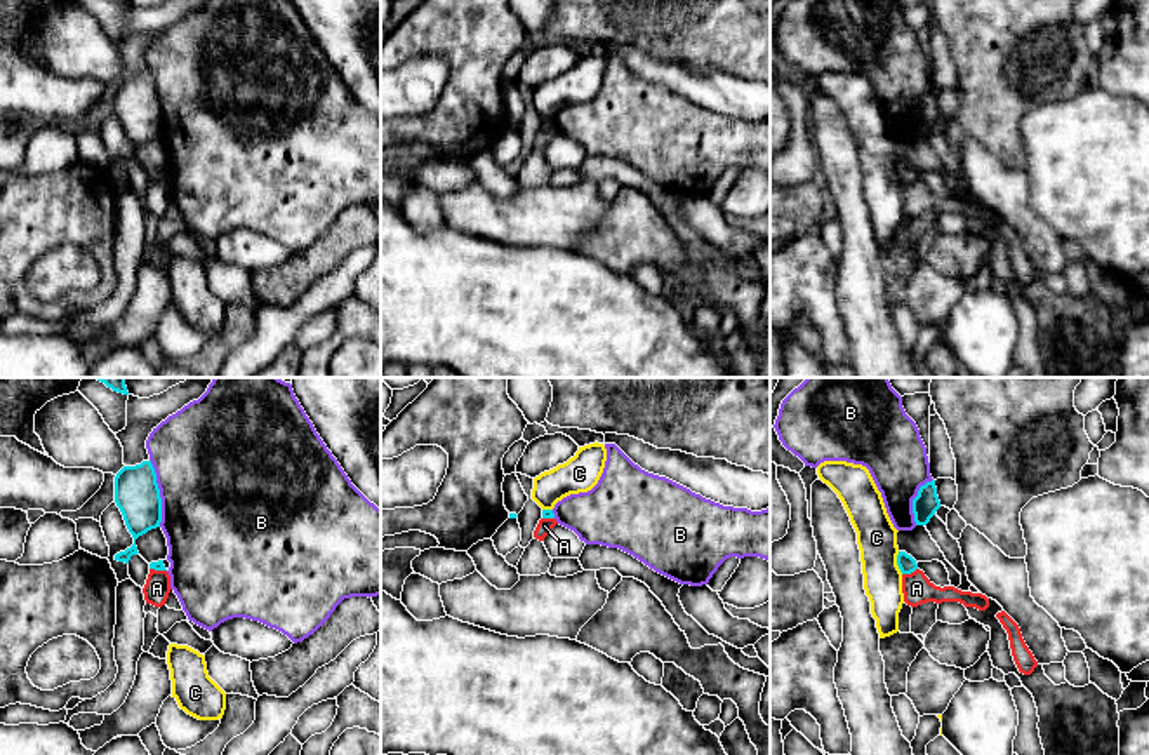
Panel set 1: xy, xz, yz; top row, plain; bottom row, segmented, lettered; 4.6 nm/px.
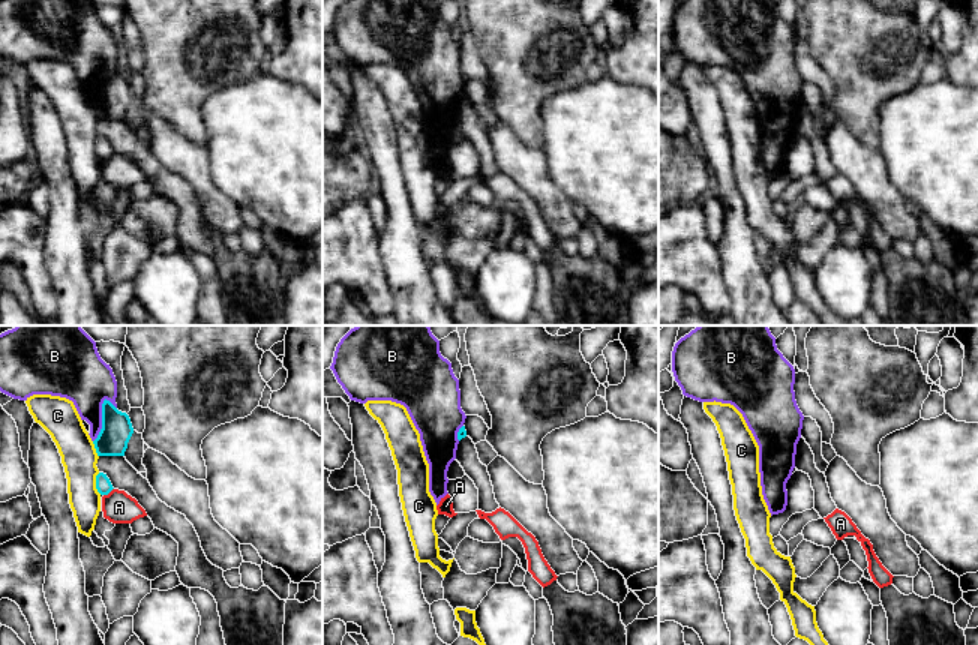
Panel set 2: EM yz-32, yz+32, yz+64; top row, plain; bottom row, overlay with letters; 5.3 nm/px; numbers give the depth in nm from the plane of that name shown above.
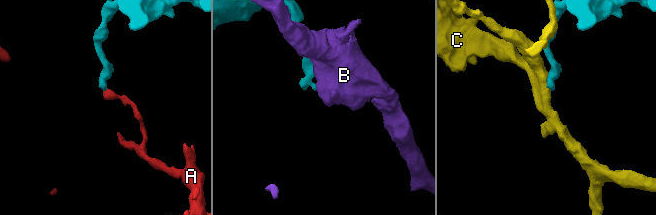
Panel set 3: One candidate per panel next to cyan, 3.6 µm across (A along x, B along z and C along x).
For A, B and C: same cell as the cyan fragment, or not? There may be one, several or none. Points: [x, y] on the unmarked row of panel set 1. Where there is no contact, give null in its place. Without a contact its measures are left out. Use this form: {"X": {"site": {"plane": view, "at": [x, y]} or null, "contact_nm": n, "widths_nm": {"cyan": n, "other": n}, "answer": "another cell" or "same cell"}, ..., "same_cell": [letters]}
{"A": {"site": {"plane": "yz", "at": [909, 183]}, "contact_nm": 80, "widths_nm": {"cyan": 80, "other": 140}, "answer": "another cell"}, "B": {"site": {"plane": "xy", "at": [159, 103]}, "contact_nm": 320, "widths_nm": {"cyan": 200, "other": 480}, "answer": "another cell"}, "C": {"site": {"plane": "yz", "at": [897, 173]}, "contact_nm": 110, "widths_nm": {"cyan": 80, "other": 190}, "answer": "another cell"}, "same_cell": []}

